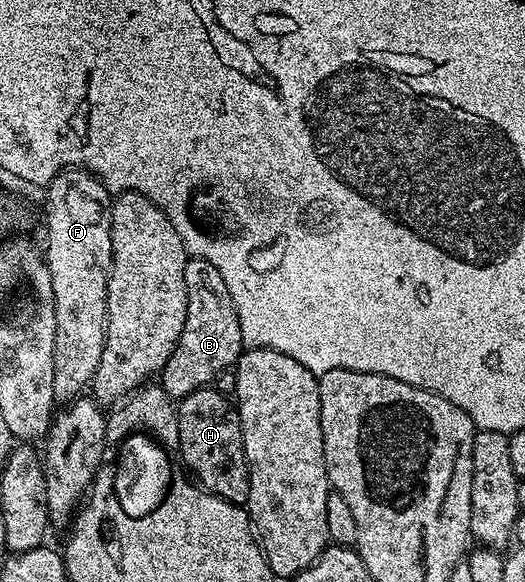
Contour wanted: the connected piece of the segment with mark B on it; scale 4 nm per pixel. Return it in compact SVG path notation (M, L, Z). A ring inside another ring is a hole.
M191 257L185 265L185 285L185 329L181 329L177 349L173 349L173 357L165 361L161 372L162 389L172 401L184 399L189 393L214 384L214 379L226 367L227 370L234 368L245 350L233 295L229 293L221 273L217 273L217 269L202 257Z

